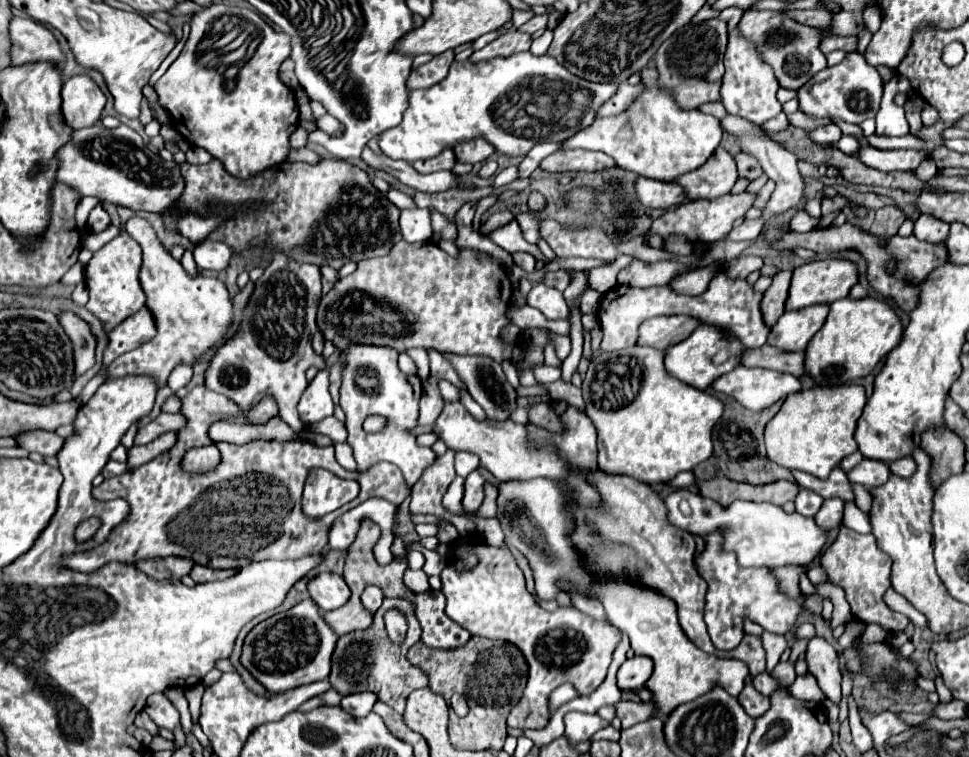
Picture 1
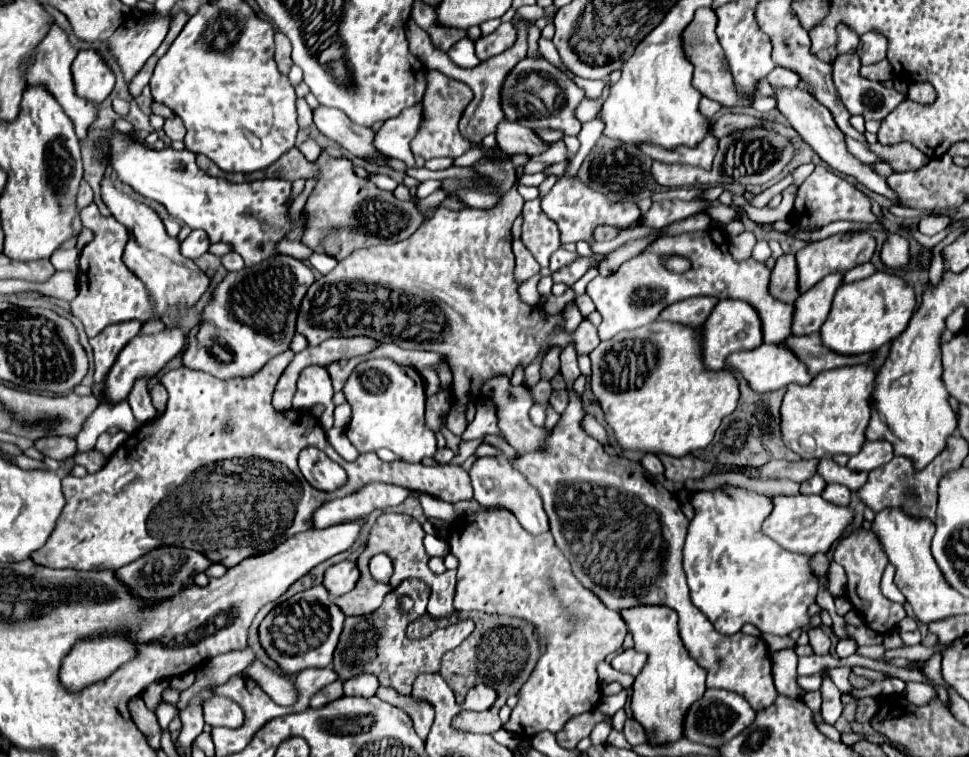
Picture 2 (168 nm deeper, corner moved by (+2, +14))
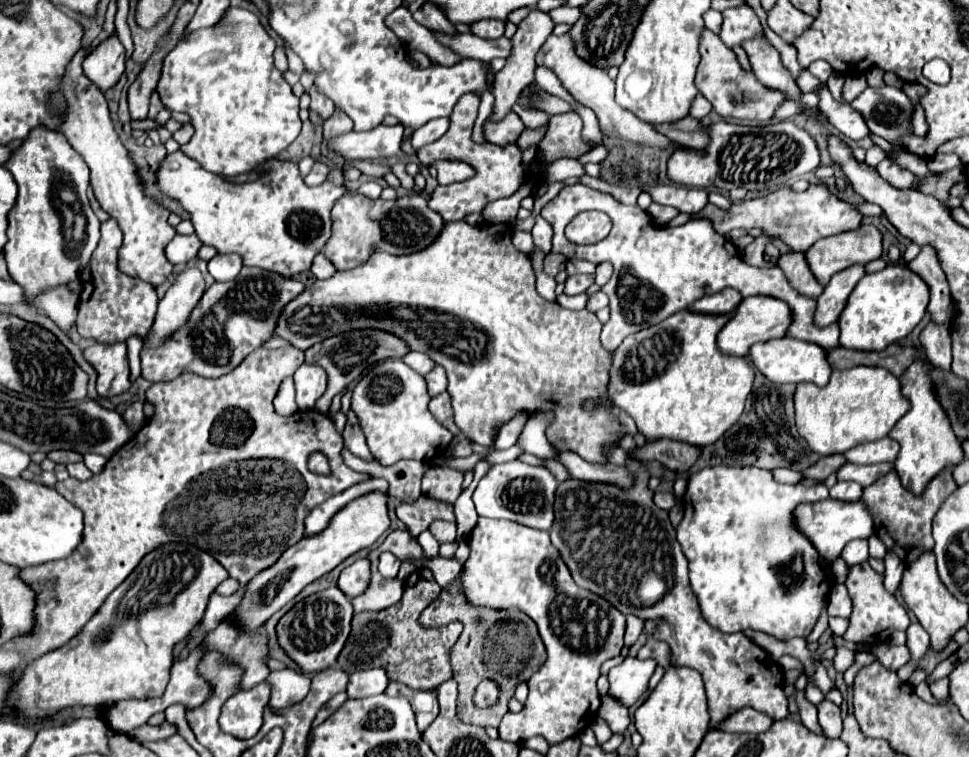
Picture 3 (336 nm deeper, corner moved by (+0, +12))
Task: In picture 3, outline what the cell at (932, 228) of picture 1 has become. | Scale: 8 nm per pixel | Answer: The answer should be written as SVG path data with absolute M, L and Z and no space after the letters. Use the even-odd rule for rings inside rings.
M923 246L921 252L917 254L917 258L907 264L907 268L913 270L915 274L919 274L929 286L931 318L939 324L947 322L947 306L951 302L951 292L949 292L945 272L939 264L939 256L935 256L935 248L933 246Z

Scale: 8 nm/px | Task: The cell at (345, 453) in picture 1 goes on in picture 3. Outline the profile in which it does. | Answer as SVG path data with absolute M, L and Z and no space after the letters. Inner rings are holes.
M343 448L343 460L351 470L367 472L377 478L385 478L389 482L389 496L399 500L415 500L423 496L421 492L421 476L429 468L425 462L419 460L399 460L393 466L381 466L379 462L365 462L359 456L351 454Z

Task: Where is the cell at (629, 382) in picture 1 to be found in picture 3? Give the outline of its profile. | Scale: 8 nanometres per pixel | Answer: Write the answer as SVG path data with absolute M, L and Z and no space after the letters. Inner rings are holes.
M681 310L661 324L629 334L611 352L609 398L635 420L645 440L669 438L703 448L717 442L739 420L755 368L747 358L723 356L717 350L715 338L727 320L729 314L707 316Z

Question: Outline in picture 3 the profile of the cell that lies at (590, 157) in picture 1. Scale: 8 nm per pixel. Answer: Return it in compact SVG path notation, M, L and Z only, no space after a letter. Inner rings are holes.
M509 112L501 122L485 122L485 138L497 146L509 146L519 140L519 134L525 130L525 124L515 112Z

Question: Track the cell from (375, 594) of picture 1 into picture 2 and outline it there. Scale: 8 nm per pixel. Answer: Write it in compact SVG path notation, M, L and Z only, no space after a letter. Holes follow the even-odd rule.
M377 554L377 556L373 556L373 560L369 564L369 570L373 572L373 578L375 580L387 582L391 578L391 574L393 574L393 562L385 554Z

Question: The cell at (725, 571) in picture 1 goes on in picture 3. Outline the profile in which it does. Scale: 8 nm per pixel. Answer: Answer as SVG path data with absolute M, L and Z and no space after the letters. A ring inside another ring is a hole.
M711 466L689 478L683 496L685 520L677 526L677 540L689 560L691 588L699 600L701 614L713 628L721 632L743 632L751 628L779 640L811 634L821 614L823 600L833 586L833 576L829 562L821 558L813 544L795 530L793 514L797 504L825 500L827 496L829 492L823 482L807 488L791 484L783 488L783 500L791 508L780 508L780 483L773 479L769 470L755 466Z

